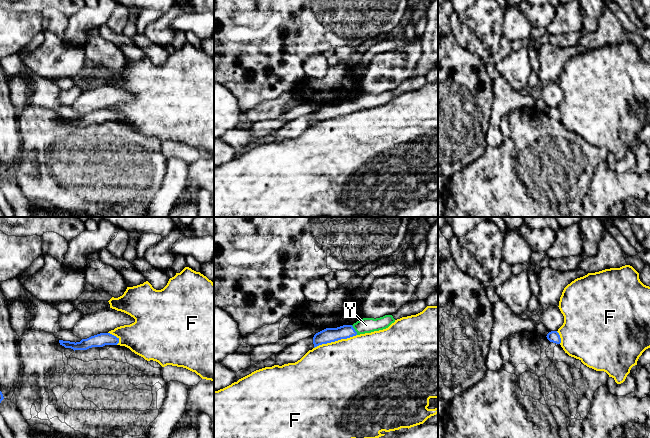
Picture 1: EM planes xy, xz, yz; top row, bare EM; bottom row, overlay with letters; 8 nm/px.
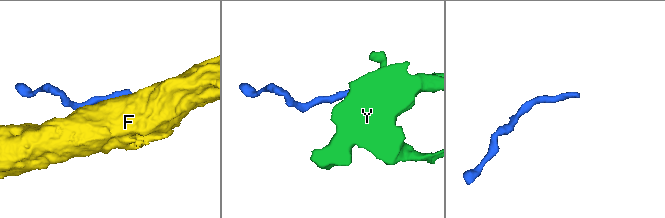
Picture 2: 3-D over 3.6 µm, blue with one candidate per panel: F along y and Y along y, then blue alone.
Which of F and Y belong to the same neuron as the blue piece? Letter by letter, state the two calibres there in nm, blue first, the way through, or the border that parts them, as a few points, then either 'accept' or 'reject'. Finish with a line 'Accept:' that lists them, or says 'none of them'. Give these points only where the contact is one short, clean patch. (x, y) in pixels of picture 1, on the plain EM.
F: calibres 120 and 480 nm; border xz (356, 110), (322, 119), (314, 124); reject
Y: calibres 120 and 130 nm; way xz (328, 111), (354, 106), (366, 101); accept
Accept: Y

